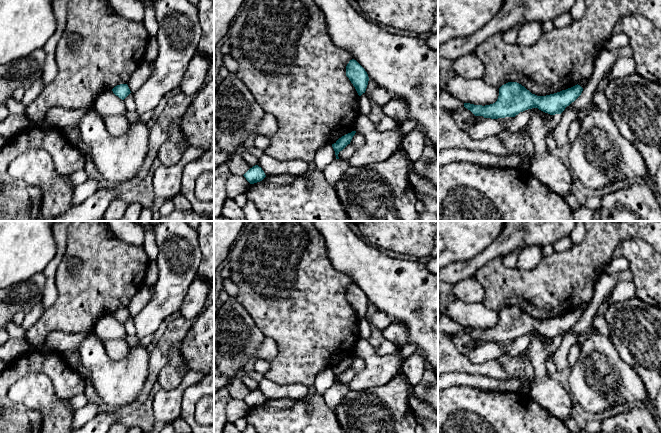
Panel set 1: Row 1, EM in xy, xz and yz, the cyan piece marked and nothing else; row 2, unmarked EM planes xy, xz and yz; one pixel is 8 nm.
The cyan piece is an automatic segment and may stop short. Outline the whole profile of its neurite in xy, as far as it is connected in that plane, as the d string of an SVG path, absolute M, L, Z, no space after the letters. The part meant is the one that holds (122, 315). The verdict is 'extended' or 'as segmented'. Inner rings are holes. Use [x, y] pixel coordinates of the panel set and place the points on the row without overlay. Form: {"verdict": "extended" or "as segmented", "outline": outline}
{"verdict": "as segmented", "outline": "M127 308L117 309L112 313L112 315L122 324L124 324L131 317Z"}

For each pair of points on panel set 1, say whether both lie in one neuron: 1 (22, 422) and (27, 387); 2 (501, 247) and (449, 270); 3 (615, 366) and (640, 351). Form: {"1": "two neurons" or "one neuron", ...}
{"1": "two neurons", "2": "one neuron", "3": "two neurons"}

